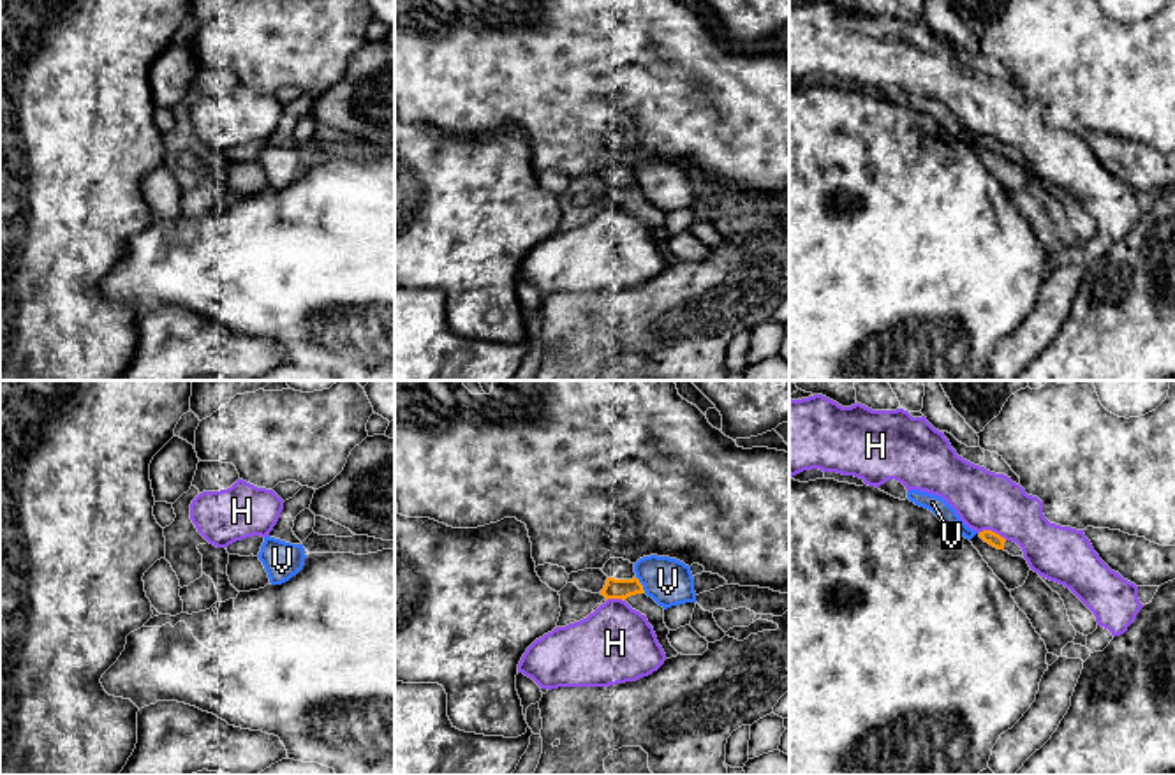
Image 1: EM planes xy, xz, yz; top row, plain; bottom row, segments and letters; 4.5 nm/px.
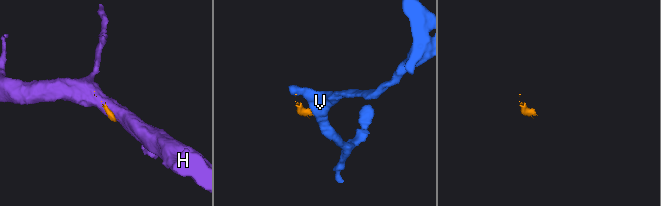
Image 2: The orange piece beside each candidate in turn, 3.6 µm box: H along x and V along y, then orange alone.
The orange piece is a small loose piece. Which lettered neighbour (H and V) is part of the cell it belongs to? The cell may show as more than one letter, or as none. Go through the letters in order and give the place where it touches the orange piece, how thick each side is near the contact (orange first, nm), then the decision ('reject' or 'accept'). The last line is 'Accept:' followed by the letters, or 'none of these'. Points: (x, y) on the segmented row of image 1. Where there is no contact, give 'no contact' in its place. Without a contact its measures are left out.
H: yz (992, 532) | 70/280 nm | reject
V: xz (642, 585) | 100/220 nm | reject
Accept: none of these

